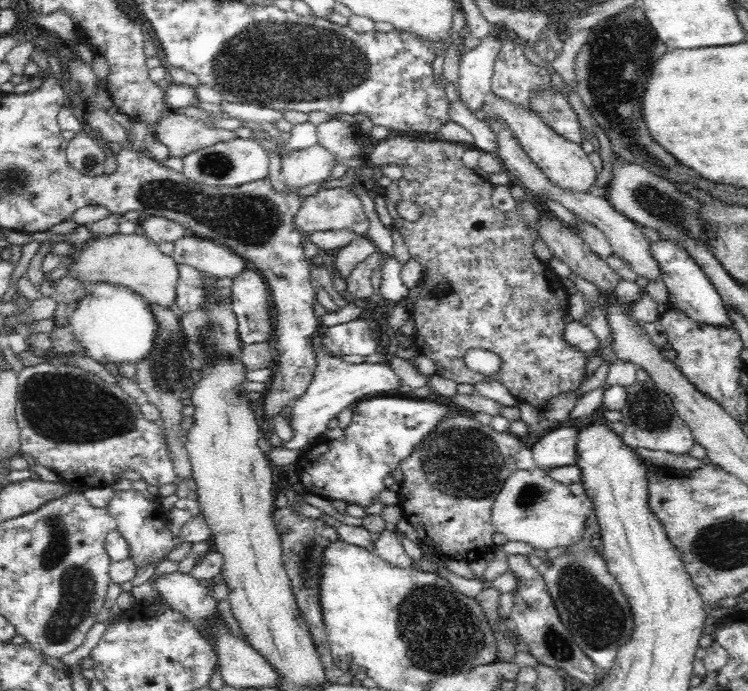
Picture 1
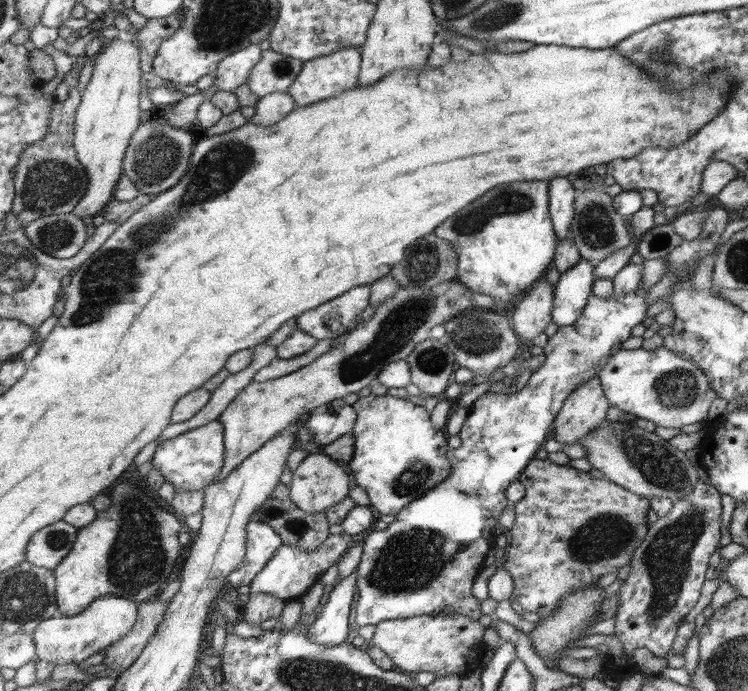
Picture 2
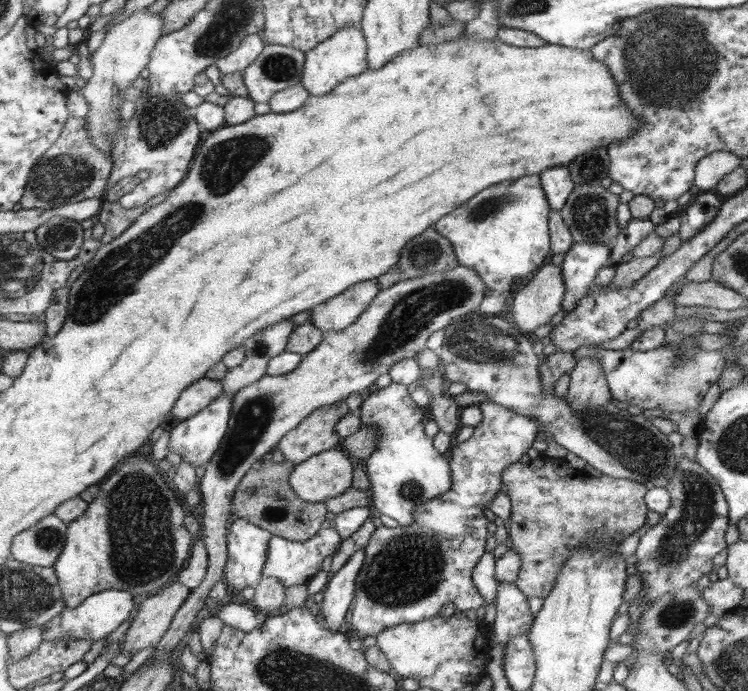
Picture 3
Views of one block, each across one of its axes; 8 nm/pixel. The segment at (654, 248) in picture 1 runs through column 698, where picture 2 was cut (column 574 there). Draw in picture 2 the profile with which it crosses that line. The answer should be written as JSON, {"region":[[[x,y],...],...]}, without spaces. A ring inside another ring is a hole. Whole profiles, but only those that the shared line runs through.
{"region":[[[581,258],[576,266],[562,272],[553,288],[552,322],[558,327],[575,324],[587,306],[595,284],[595,264]]]}

